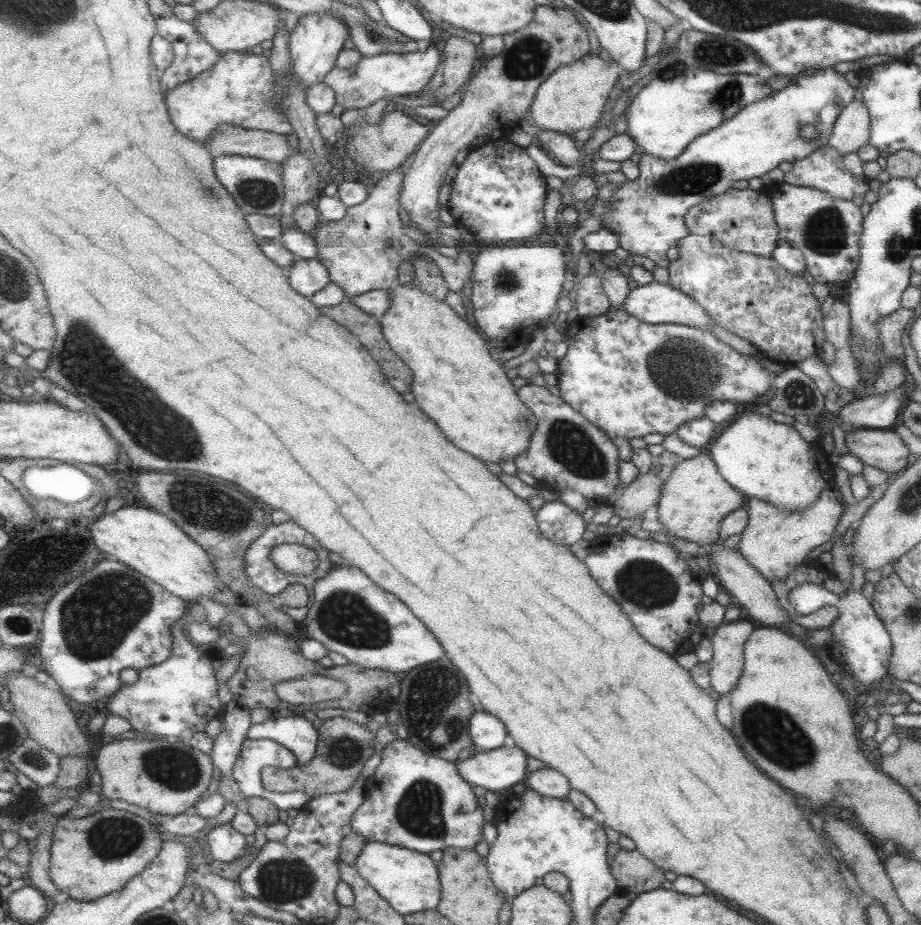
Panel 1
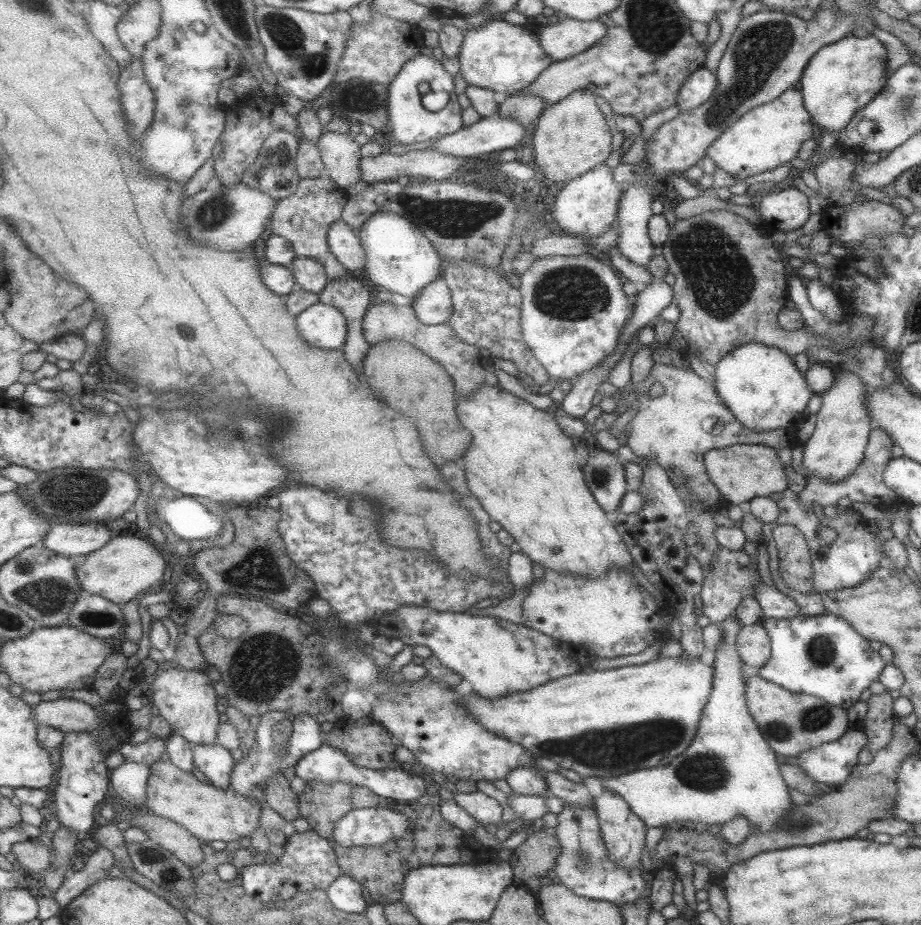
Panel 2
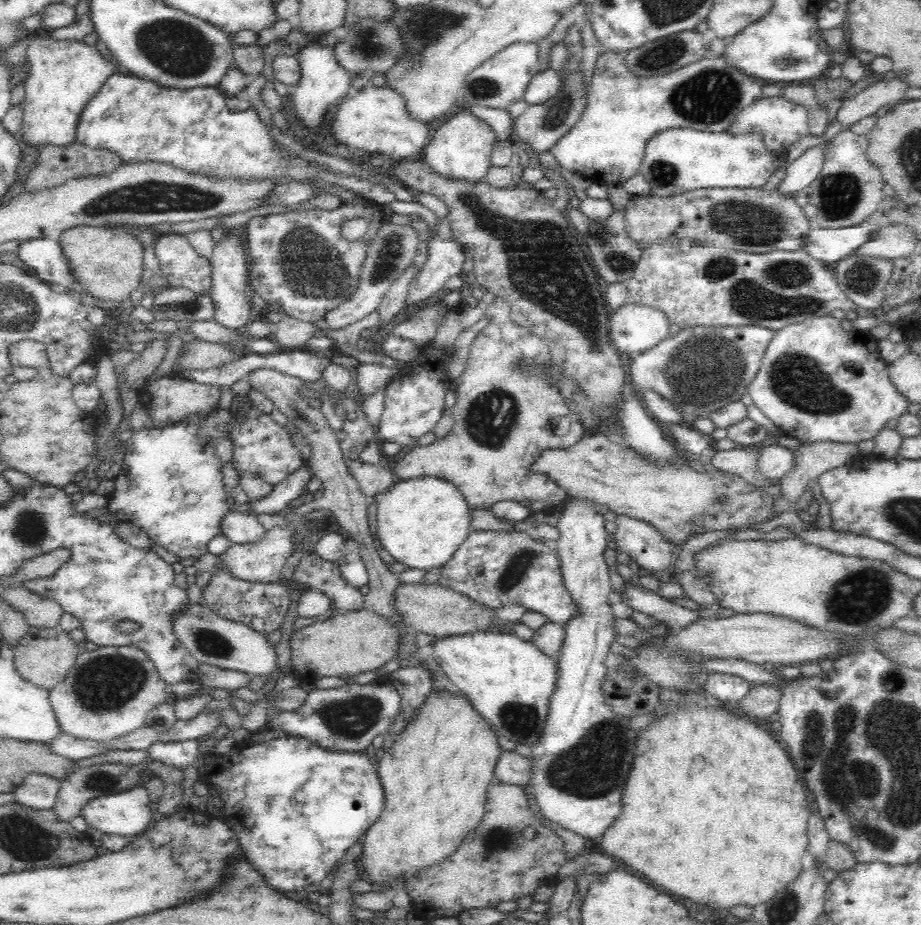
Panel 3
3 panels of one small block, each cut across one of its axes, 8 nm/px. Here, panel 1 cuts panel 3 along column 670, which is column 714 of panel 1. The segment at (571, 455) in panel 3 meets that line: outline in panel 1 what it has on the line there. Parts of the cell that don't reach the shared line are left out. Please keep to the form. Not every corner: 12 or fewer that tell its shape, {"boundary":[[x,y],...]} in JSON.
{"boundary":[[705,450],[675,465],[655,504],[666,538],[703,550],[744,506]]}

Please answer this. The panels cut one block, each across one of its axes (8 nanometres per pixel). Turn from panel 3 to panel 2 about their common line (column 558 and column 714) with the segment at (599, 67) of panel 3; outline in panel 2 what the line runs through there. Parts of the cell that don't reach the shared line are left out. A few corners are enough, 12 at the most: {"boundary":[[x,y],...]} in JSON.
{"boundary":[[799,90],[759,104],[704,154],[736,181],[785,165],[814,125]]}

